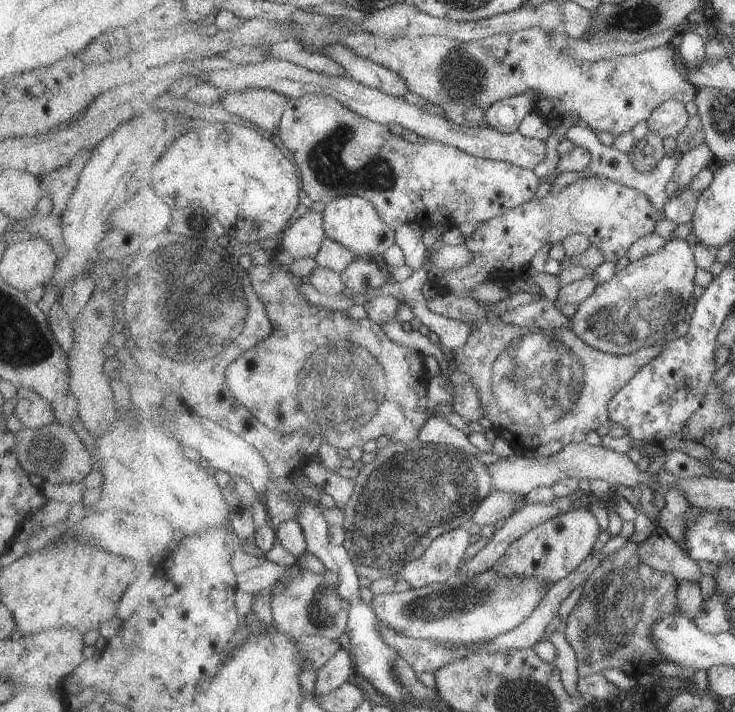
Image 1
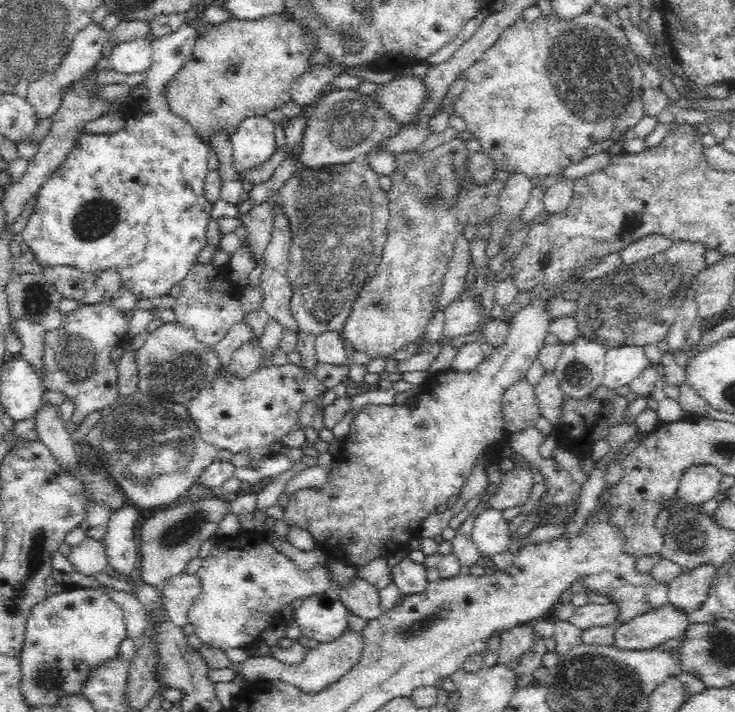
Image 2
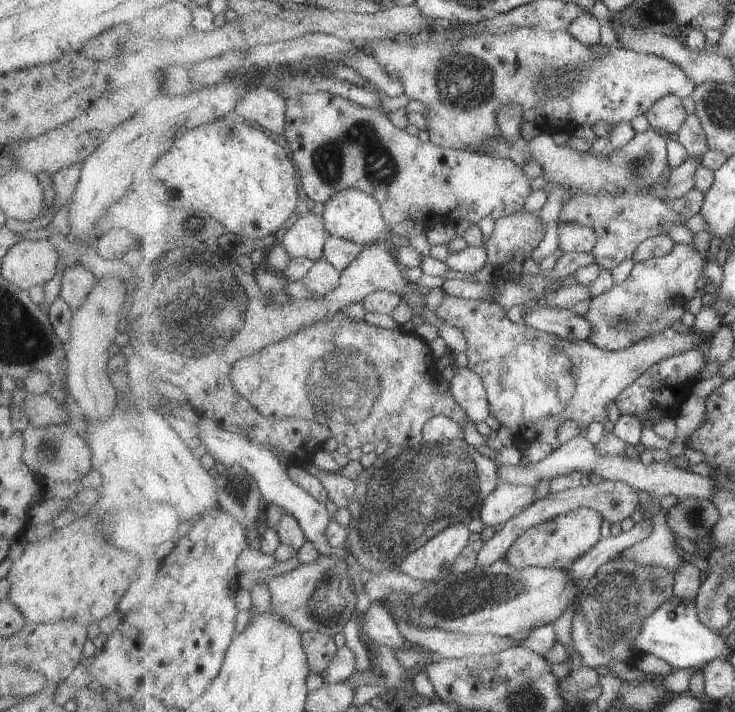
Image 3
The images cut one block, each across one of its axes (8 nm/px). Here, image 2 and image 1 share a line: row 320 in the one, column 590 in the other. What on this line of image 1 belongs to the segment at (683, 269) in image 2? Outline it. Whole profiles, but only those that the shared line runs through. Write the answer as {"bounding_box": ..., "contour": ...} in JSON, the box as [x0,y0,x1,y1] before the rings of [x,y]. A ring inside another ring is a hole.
{"bounding_box":[566,544,680,680],"contour":[[[639,544],[609,554],[585,583],[586,590],[566,620],[567,641],[581,656],[581,674],[616,669],[635,680],[648,674],[649,668],[665,662],[665,654],[653,642],[653,628],[663,618],[677,614],[680,581],[675,575],[643,563],[637,554]]]}

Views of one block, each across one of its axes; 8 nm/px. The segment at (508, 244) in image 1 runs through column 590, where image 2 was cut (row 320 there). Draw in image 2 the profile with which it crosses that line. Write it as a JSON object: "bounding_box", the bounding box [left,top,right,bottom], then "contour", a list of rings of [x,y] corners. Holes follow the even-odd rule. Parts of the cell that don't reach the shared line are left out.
{"bounding_box":[173,261,244,347],"contour":[[[212,261],[195,263],[186,278],[180,282],[182,288],[173,308],[177,322],[192,329],[198,342],[206,344],[208,347],[214,347],[236,322],[244,319],[241,304],[234,298],[226,300],[226,296],[224,296],[224,294],[234,292],[235,289],[232,288],[232,281],[226,278],[227,272],[224,265],[216,266]]]}

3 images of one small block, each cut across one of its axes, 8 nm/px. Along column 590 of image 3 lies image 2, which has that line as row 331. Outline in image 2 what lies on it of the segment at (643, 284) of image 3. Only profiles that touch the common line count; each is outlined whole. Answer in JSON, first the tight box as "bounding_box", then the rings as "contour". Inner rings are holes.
{"bounding_box":[279,159,390,336],"contour":[[[361,159],[346,165],[300,167],[279,189],[281,212],[288,219],[292,244],[286,277],[292,287],[292,313],[300,332],[318,336],[326,330],[342,334],[352,303],[364,280],[374,274],[381,261],[390,220],[387,194],[378,183],[379,176]]]}

